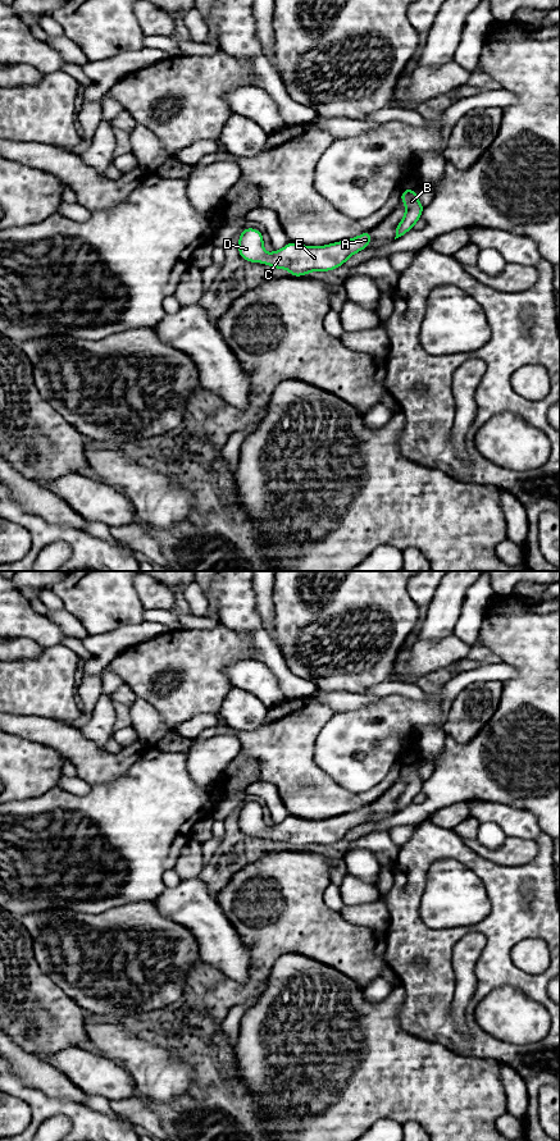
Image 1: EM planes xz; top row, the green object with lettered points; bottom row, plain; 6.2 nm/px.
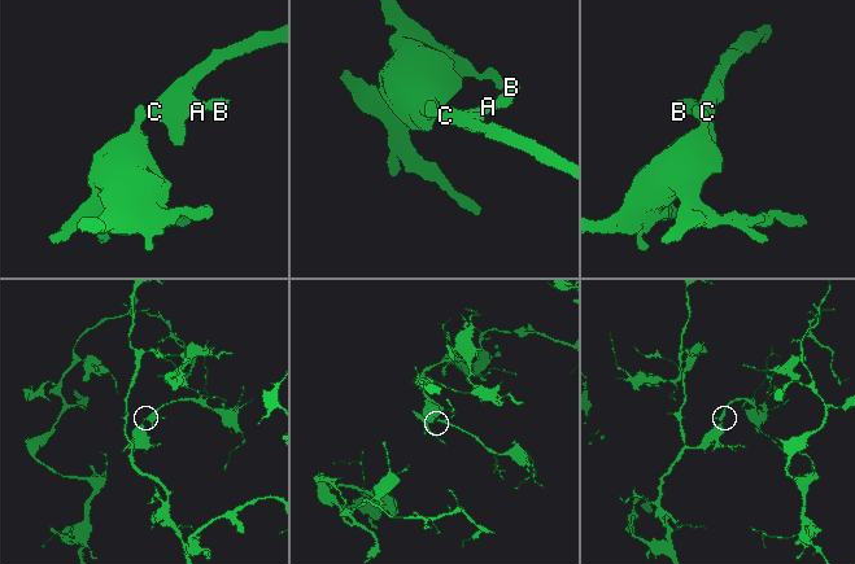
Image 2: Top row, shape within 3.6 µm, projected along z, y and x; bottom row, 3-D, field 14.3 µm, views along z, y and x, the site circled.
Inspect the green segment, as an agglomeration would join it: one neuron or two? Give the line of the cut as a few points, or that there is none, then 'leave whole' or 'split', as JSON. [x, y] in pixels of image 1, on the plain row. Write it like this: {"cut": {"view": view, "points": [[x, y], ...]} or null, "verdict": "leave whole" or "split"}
{"cut": null, "verdict": "leave whole"}

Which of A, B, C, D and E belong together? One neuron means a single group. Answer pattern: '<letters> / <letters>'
A B C D E

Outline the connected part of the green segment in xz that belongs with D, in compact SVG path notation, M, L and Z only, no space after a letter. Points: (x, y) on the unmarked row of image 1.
M245 802L238 812L238 827L246 835L287 843L291 849L302 850L310 845L337 843L350 830L366 822L370 814L370 805L365 805L355 812L318 821L288 816L283 822L267 827L263 807L254 802Z

